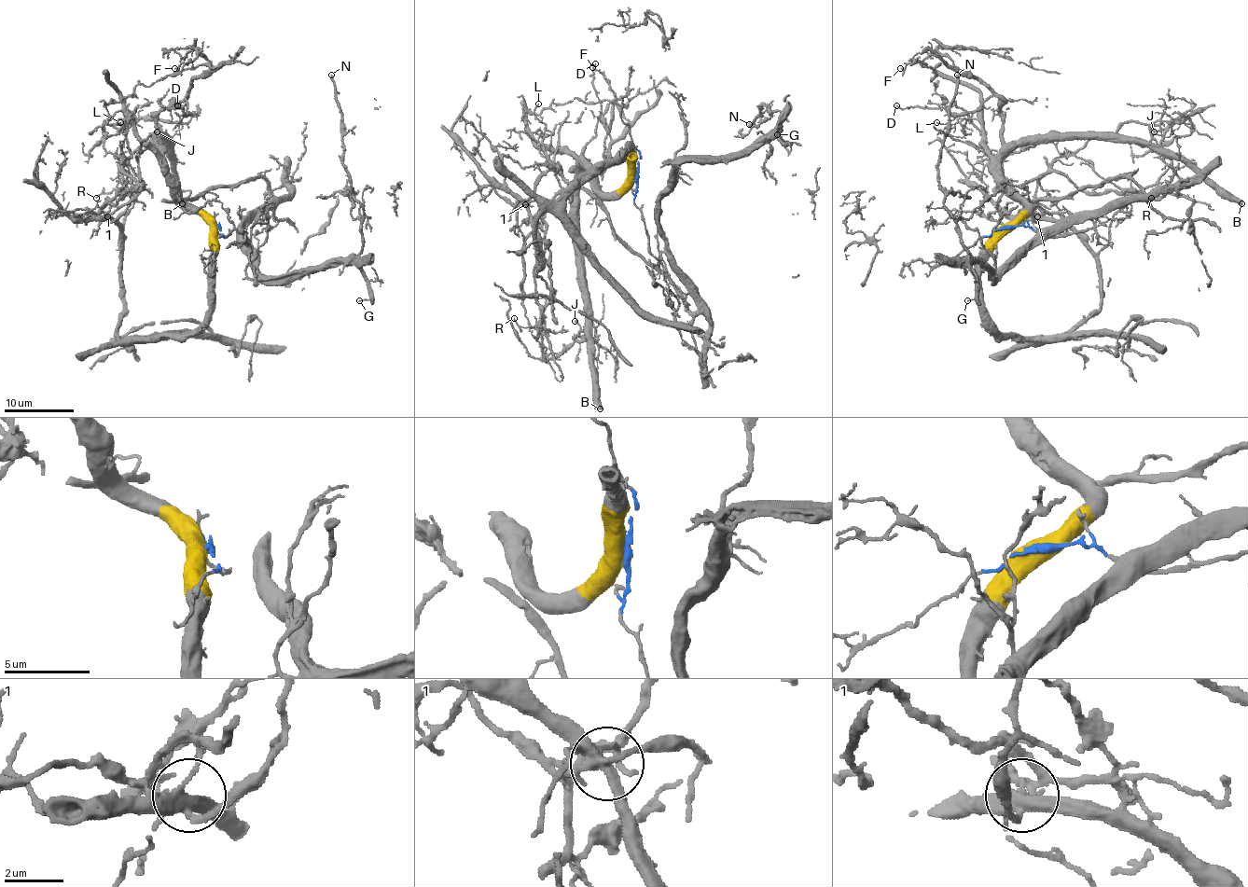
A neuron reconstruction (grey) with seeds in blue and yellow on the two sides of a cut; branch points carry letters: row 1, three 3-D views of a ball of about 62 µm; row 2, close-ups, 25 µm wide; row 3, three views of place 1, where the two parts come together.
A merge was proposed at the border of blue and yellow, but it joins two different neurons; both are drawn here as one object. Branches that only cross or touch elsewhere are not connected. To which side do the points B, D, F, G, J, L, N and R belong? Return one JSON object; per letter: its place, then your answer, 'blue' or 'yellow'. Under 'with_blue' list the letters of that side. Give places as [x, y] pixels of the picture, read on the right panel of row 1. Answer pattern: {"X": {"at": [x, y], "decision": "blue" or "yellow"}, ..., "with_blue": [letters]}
{"B": {"at": [1241, 203], "decision": "yellow"}, "D": {"at": [896, 105], "decision": "yellow"}, "F": {"at": [900, 68], "decision": "yellow"}, "G": {"at": [967, 300], "decision": "blue"}, "J": {"at": [1154, 131], "decision": "yellow"}, "L": {"at": [936, 122], "decision": "yellow"}, "N": {"at": [957, 75], "decision": "blue"}, "R": {"at": [1151, 198], "decision": "yellow"}, "with_blue": ["G", "N"]}

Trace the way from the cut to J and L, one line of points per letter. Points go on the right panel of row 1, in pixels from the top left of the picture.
J: (1006, 227), (1026, 204), (1002, 173), (1000, 160), (1026, 142), (1123, 138), (1157, 144), (1161, 135), (1154, 131)
L: (1006, 227), (1026, 209), (1026, 200), (1003, 176), (990, 152), (980, 123), (965, 117), (953, 124), (936, 123)

